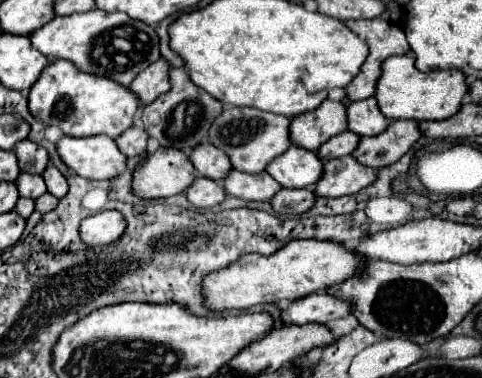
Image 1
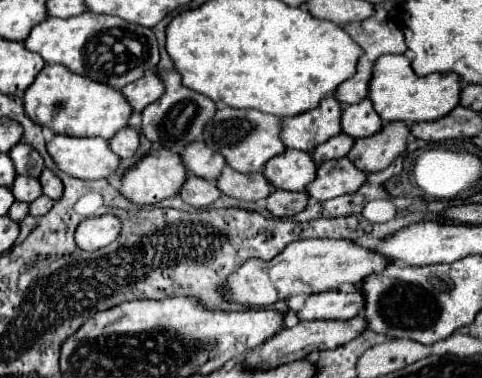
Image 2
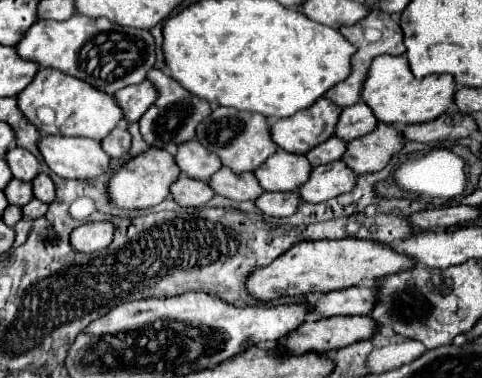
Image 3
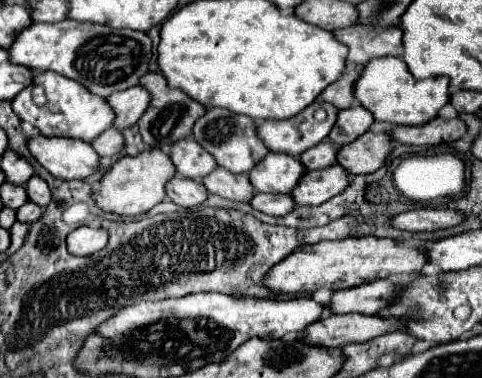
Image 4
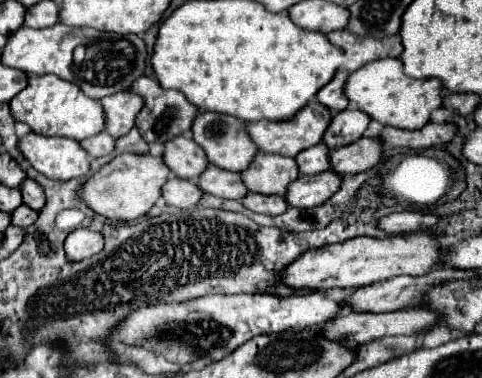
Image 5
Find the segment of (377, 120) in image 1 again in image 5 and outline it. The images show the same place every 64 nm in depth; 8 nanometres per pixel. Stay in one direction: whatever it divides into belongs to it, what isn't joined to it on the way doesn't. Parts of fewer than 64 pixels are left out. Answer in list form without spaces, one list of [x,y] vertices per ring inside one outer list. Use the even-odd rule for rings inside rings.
[[[346,108],[338,112],[328,126],[328,132],[324,134],[324,144],[328,144],[330,150],[336,150],[340,146],[356,142],[358,138],[362,138],[370,120],[372,118],[364,112],[358,112],[358,108]]]

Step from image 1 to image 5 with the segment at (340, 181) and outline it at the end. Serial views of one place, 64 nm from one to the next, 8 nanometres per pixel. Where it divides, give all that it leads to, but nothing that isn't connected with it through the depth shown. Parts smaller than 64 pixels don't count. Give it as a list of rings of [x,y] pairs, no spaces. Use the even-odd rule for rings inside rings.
[[[326,170],[316,176],[298,176],[286,192],[286,200],[294,208],[316,208],[334,196],[340,188],[340,176]]]

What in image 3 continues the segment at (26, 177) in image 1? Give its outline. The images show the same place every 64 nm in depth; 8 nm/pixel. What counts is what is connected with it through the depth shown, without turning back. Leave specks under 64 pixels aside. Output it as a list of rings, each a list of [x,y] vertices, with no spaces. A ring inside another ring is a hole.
[[[12,180],[8,186],[6,186],[6,198],[10,204],[16,204],[16,206],[24,206],[28,204],[34,196],[32,196],[32,182],[24,182],[24,180]]]

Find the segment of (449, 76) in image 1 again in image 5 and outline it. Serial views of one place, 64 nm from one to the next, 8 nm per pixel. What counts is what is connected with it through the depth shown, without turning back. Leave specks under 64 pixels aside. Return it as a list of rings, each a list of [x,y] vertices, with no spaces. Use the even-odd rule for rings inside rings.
[[[380,58],[380,60],[368,62],[360,70],[352,72],[346,82],[346,96],[350,102],[356,104],[358,110],[370,114],[374,120],[386,126],[396,126],[406,130],[428,124],[430,114],[436,108],[440,108],[444,102],[442,90],[444,90],[442,80],[436,80],[436,78],[414,80],[406,76],[400,58]]]

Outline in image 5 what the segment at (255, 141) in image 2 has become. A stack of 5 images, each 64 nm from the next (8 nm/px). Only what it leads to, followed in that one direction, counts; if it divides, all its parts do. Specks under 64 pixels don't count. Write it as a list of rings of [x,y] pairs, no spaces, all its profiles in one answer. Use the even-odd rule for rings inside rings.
[[[200,112],[192,124],[192,138],[204,148],[210,164],[232,172],[244,172],[244,168],[248,168],[248,164],[252,162],[252,156],[258,154],[256,144],[252,144],[246,132],[246,122],[218,112]]]

